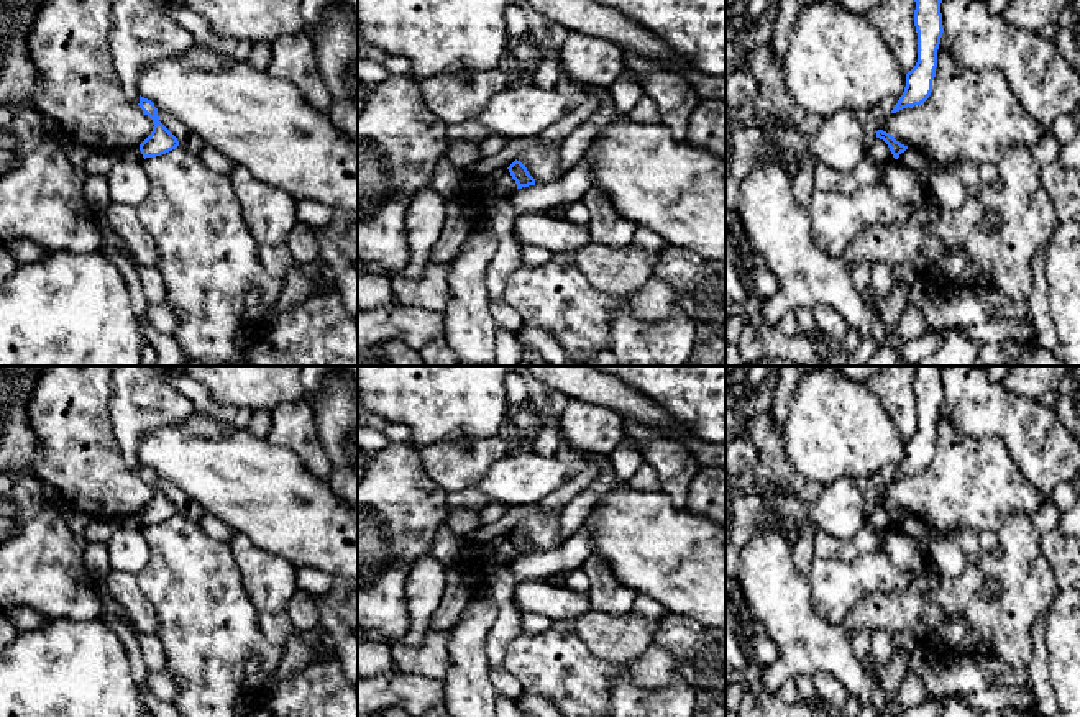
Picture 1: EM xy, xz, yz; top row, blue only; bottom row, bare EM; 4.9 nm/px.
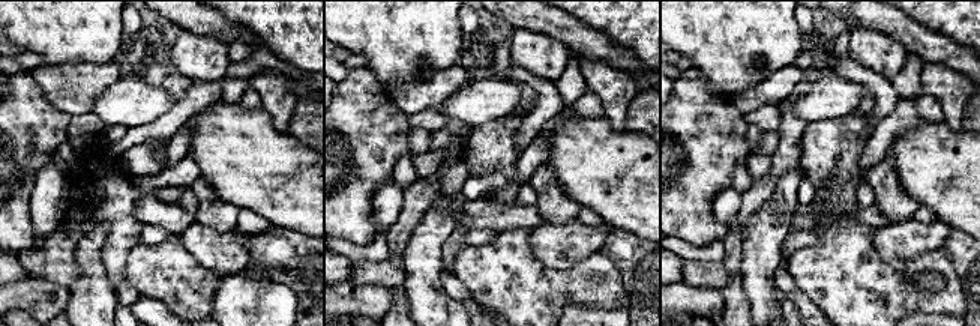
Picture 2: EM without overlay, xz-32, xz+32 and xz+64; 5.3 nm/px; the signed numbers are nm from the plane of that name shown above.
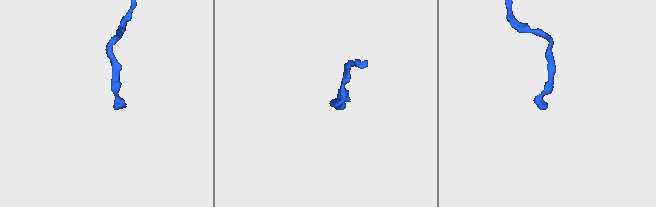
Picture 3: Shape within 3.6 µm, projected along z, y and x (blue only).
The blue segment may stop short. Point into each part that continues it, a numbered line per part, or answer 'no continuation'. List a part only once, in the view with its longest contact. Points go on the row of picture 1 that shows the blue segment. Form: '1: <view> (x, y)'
no continuation

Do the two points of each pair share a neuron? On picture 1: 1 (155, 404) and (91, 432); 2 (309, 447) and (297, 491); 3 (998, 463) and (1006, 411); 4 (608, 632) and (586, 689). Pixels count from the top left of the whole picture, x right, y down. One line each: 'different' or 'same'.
1: different
2: different
3: different
4: different

